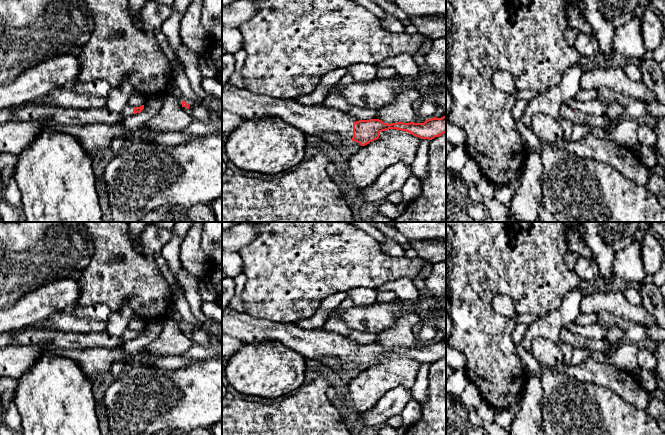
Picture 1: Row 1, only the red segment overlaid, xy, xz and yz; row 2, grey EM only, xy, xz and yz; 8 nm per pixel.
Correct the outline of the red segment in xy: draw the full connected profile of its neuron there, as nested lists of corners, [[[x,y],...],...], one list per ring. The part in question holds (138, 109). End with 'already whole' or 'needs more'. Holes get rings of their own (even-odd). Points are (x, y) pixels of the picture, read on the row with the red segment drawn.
[[[24,104],[16,108],[13,112],[13,121],[48,121],[59,125],[86,125],[92,123],[107,123],[114,125],[122,123],[126,117],[140,113],[144,105],[133,107],[127,105],[124,111],[116,114],[105,106],[100,108],[66,108],[52,104],[28,105]]] | needs more

